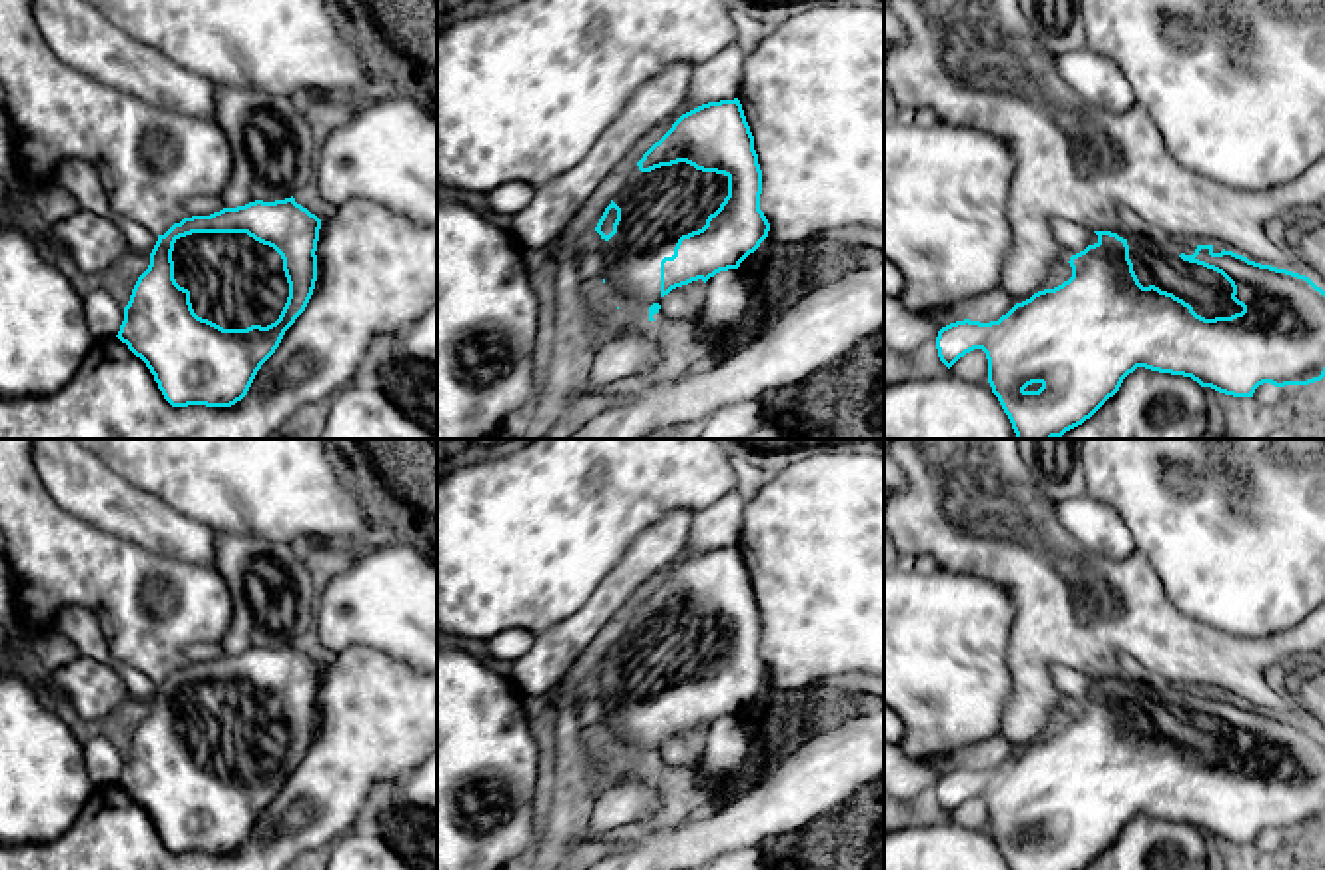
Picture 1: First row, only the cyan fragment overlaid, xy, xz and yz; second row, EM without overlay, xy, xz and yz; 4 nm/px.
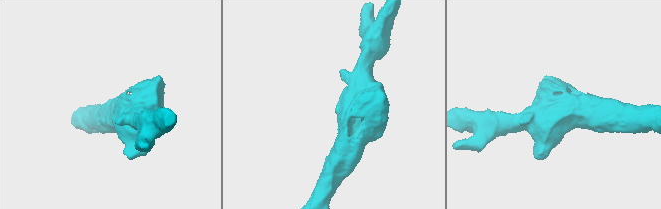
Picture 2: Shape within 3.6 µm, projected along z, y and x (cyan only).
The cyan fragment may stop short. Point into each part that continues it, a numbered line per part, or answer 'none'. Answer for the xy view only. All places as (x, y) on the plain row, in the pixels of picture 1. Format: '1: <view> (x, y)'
1: xy (242, 729)

